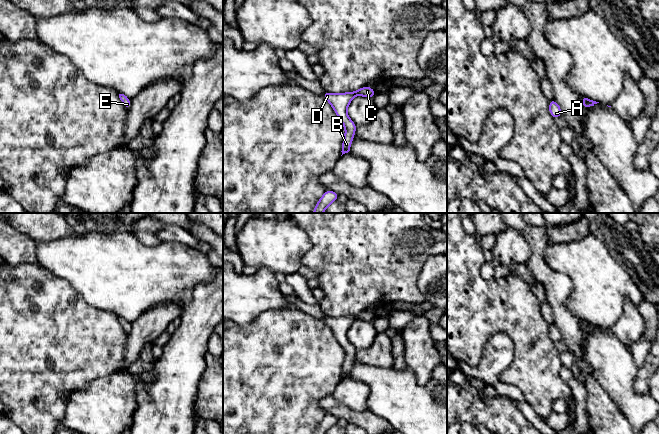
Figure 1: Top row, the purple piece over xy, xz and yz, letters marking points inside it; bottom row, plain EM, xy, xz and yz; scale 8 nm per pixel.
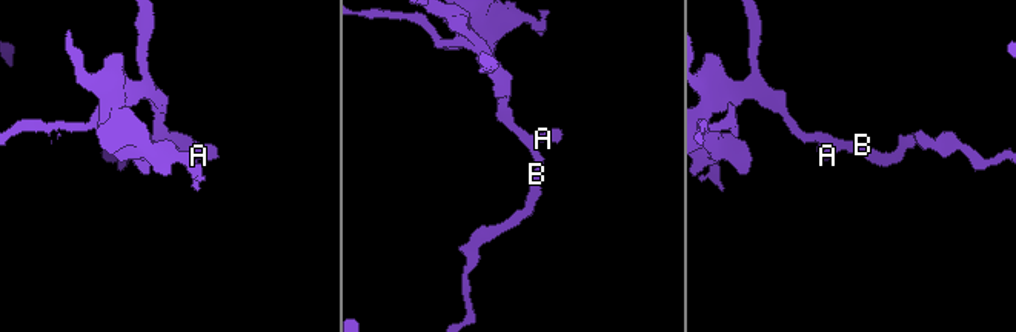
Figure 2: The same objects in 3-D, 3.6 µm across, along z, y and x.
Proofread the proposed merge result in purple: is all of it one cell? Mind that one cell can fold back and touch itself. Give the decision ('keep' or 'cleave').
keep

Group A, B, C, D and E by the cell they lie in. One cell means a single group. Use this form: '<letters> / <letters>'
A B C D E

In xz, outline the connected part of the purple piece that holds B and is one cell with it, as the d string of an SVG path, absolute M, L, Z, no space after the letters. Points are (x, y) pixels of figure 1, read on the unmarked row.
M364 310L356 315L346 317L324 316L322 321L331 328L333 334L345 352L345 360L342 365L342 379L350 375L355 355L357 353L356 348L347 338L347 332L350 326L356 320L363 320L372 323L376 317L377 315L368 310Z

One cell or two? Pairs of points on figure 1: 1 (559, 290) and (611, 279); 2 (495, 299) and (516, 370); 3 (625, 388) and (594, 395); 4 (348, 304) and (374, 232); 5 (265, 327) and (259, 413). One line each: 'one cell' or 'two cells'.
1: two cells
2: one cell
3: two cells
4: one cell
5: one cell

